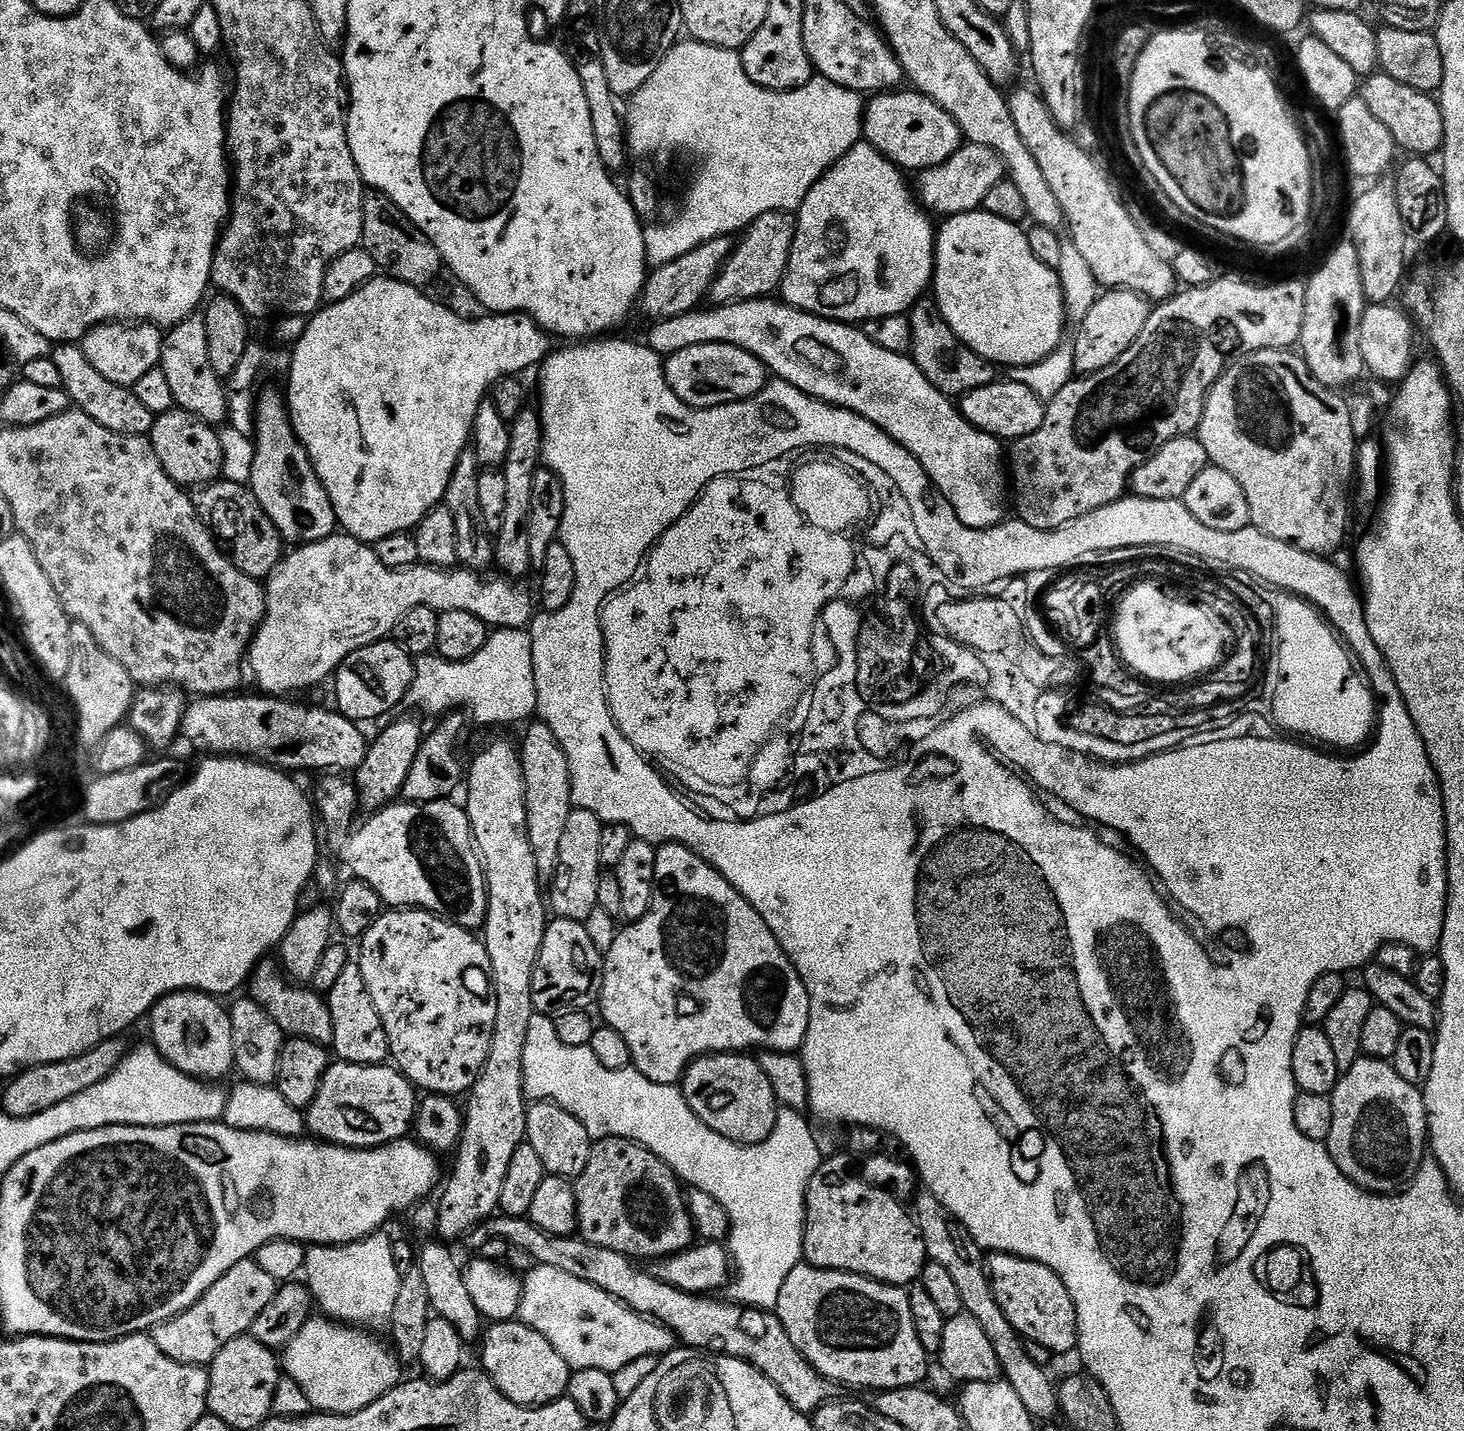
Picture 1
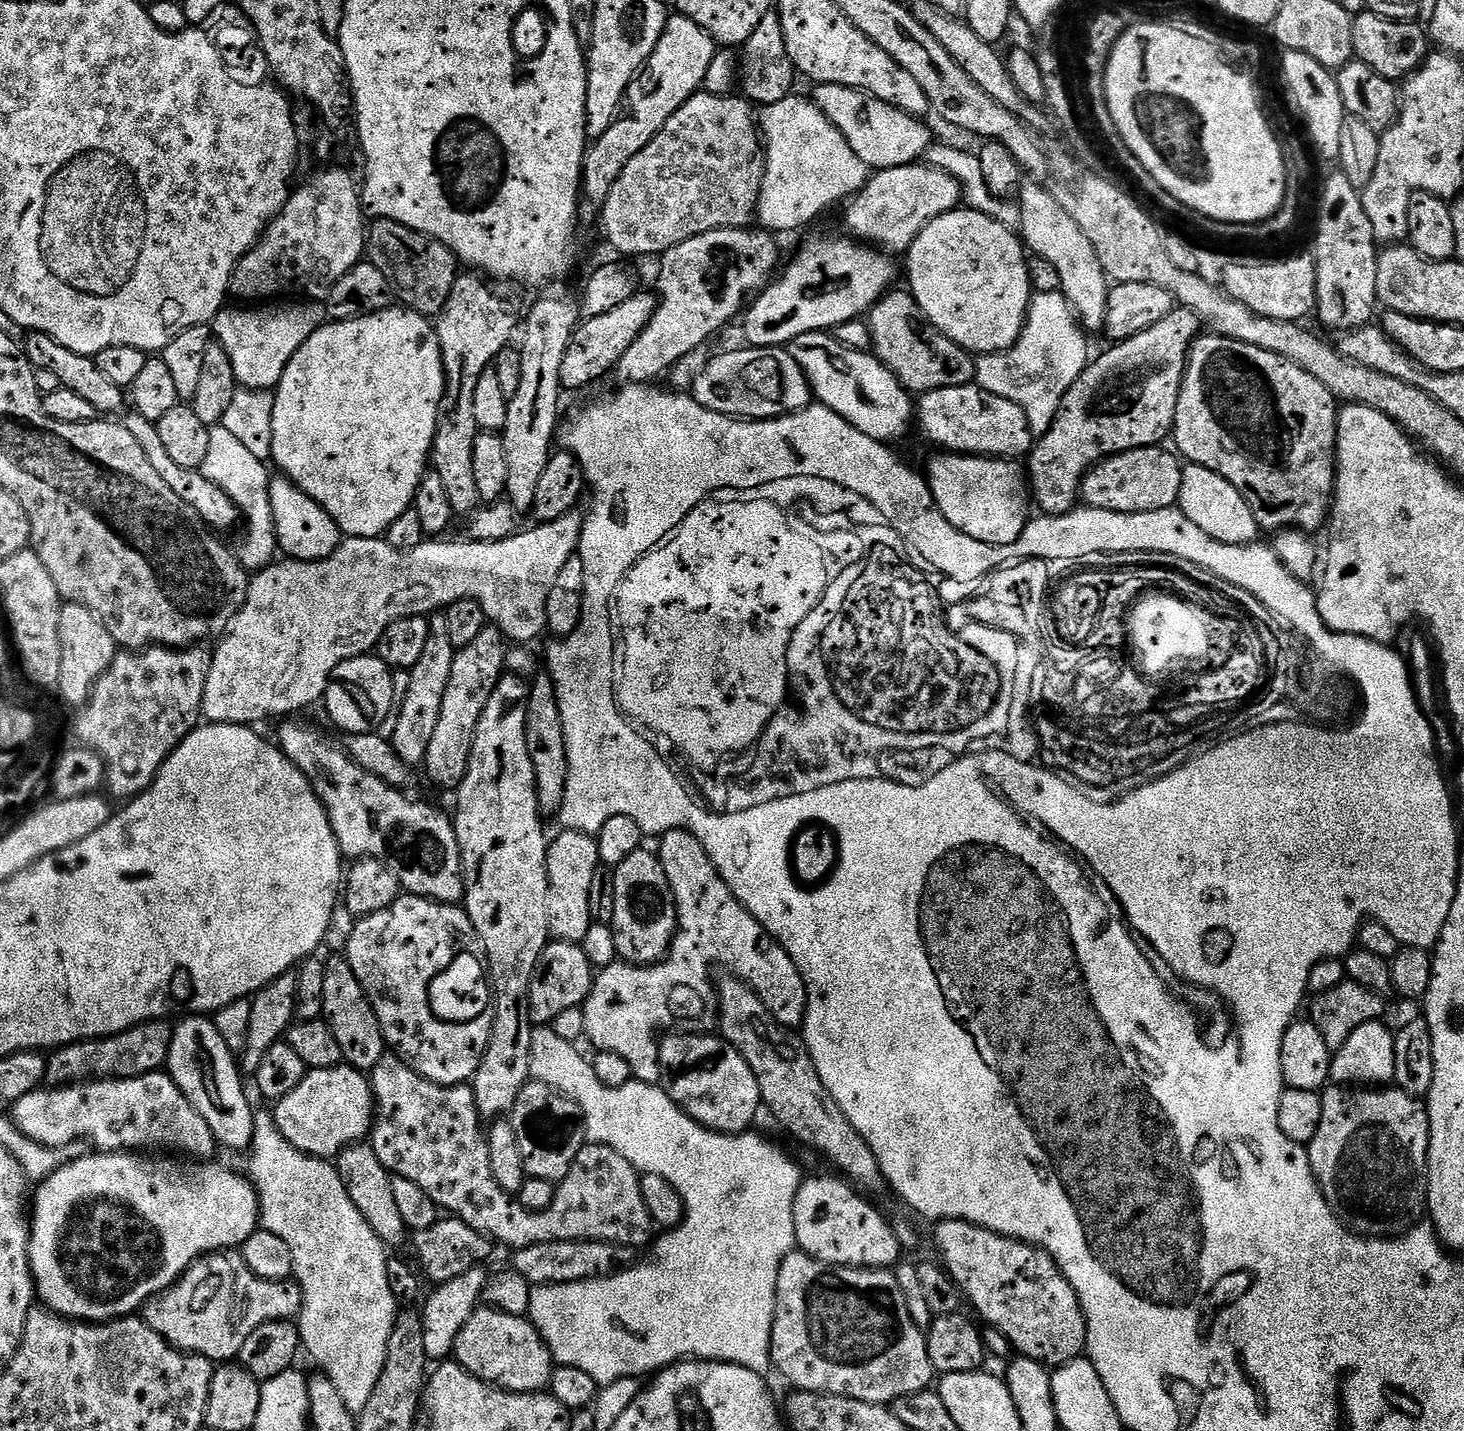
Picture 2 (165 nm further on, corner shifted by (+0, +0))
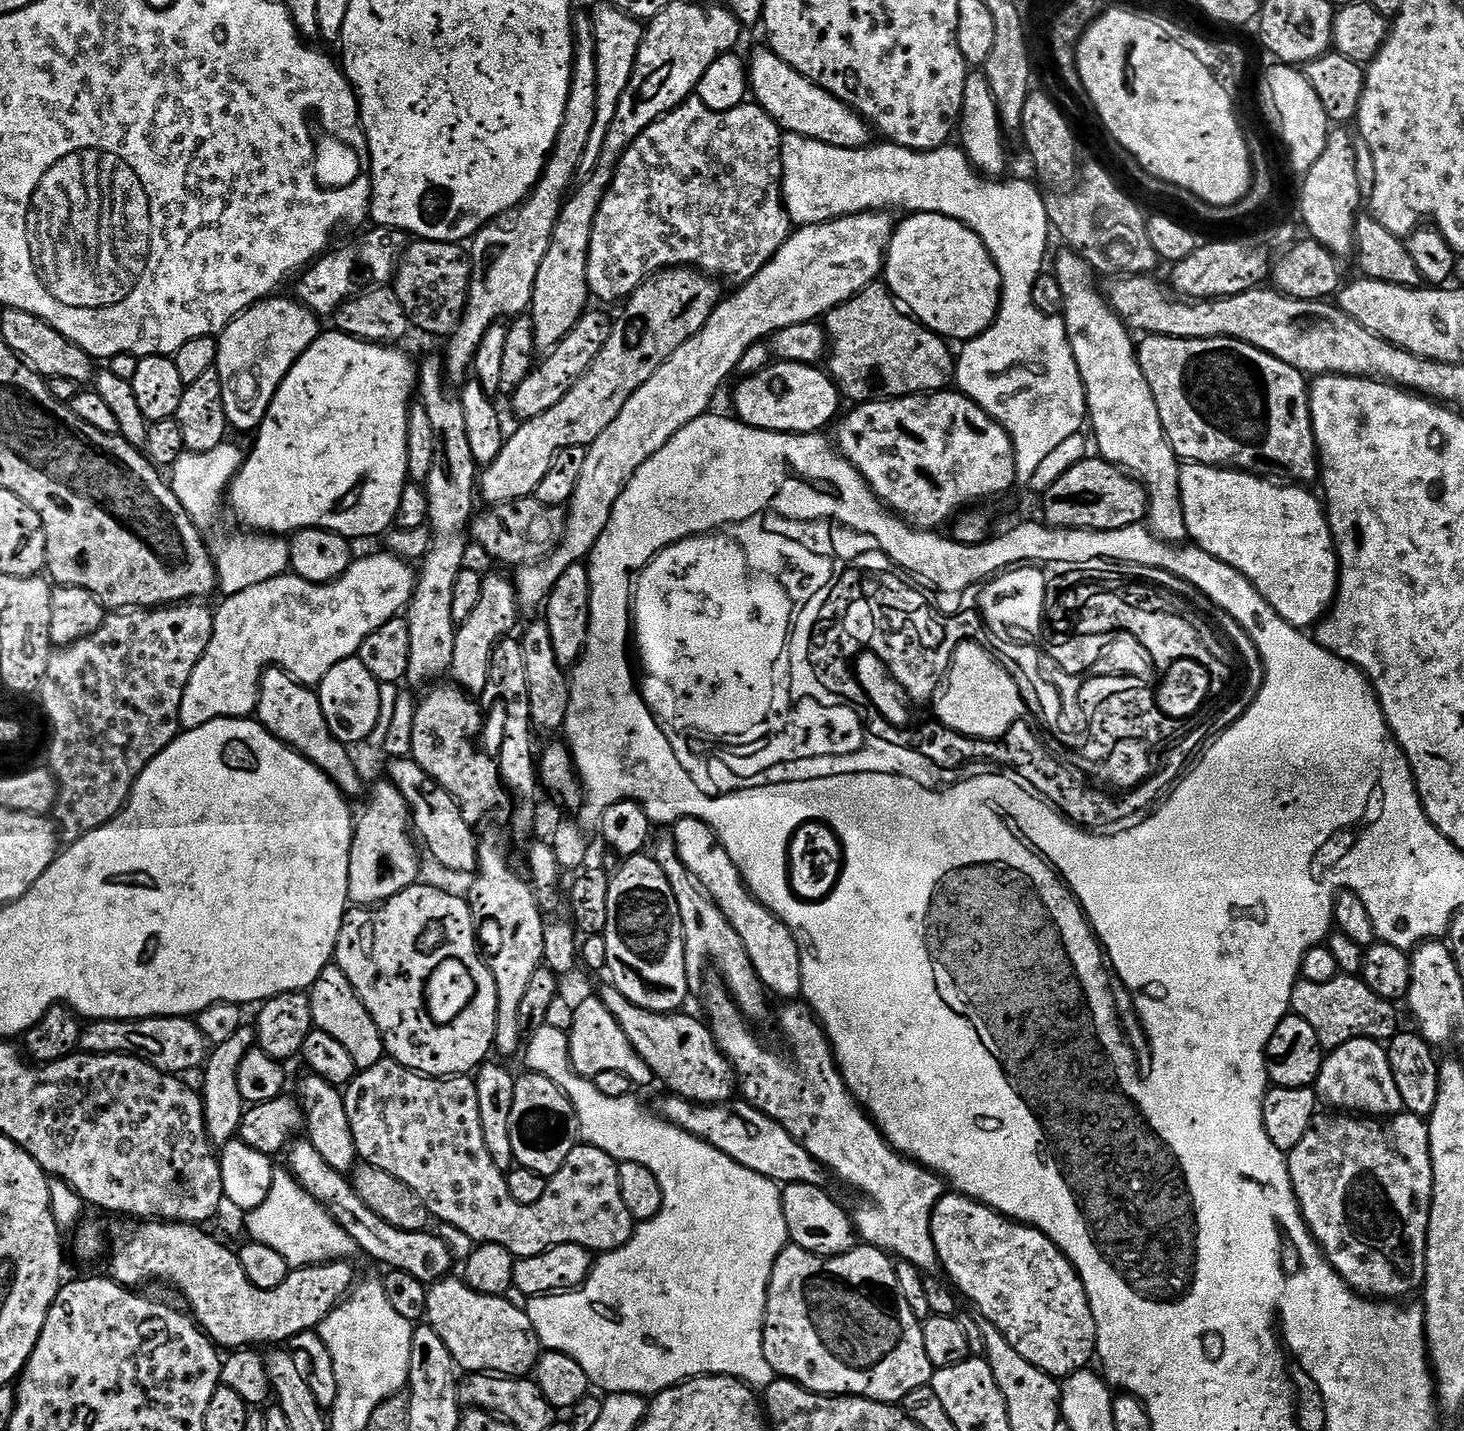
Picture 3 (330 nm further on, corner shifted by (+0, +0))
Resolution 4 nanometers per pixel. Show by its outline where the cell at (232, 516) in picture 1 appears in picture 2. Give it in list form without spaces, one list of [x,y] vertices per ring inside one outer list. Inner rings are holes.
[[[132,410],[123,417],[122,423],[126,430],[130,430],[130,434],[134,434],[135,441],[138,442],[138,446],[142,446],[142,451],[150,461],[150,466],[154,466],[154,470],[162,477],[162,482],[166,482],[166,486],[170,486],[170,490],[174,490],[174,494],[178,494],[178,498],[182,498],[182,502],[186,502],[186,506],[190,506],[190,510],[199,514],[200,521],[213,533],[228,532],[235,524],[237,527],[241,523],[242,517],[236,503],[221,488],[214,486],[204,476],[203,471],[178,466],[178,462],[174,462],[174,458],[170,458],[170,454],[166,454],[166,446],[162,446],[162,442],[158,438],[156,421],[142,418],[142,414]]]

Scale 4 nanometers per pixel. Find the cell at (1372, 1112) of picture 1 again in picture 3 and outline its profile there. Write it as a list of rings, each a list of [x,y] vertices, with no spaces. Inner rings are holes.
[[[1317,1114],[1312,1119],[1310,1130],[1306,1130],[1306,1138],[1302,1138],[1302,1142],[1298,1142],[1298,1146],[1294,1146],[1294,1150],[1287,1153],[1288,1169],[1290,1170],[1290,1182],[1294,1194],[1300,1203],[1300,1213],[1304,1215],[1304,1221],[1308,1223],[1308,1228],[1312,1232],[1316,1243],[1320,1245],[1320,1251],[1328,1257],[1328,1261],[1332,1263],[1332,1269],[1343,1278],[1354,1291],[1361,1293],[1369,1298],[1383,1298],[1388,1302],[1396,1302],[1401,1298],[1399,1296],[1408,1296],[1411,1292],[1419,1293],[1424,1286],[1424,1271],[1426,1270],[1426,1238],[1428,1237],[1428,1227],[1430,1226],[1430,1206],[1432,1205],[1432,1187],[1434,1186],[1434,1170],[1432,1169],[1432,1155],[1430,1154],[1430,1134],[1428,1133],[1427,1123],[1421,1117],[1411,1114],[1401,1114],[1391,1118],[1361,1118],[1356,1114],[1328,1114],[1332,1116],[1324,1116]]]

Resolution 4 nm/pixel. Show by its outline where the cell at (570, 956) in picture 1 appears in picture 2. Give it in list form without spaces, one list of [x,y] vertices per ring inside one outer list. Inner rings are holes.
[[[553,939],[542,950],[532,975],[528,1004],[533,1025],[551,1025],[558,1014],[581,1007],[590,994],[593,979],[594,969],[590,958],[586,958],[583,947],[579,943]]]

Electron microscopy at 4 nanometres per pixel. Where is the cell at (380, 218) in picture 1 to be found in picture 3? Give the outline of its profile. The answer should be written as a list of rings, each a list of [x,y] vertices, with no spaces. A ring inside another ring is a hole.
[[[413,239],[396,266],[394,287],[413,329],[428,336],[447,338],[460,325],[468,305],[472,258],[467,247],[437,240]]]

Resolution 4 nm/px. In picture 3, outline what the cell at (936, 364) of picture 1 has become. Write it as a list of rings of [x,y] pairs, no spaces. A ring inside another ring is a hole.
[[[877,282],[866,286],[854,298],[850,298],[844,304],[840,304],[834,310],[830,310],[827,316],[823,317],[822,323],[828,333],[829,349],[826,357],[826,368],[833,380],[836,382],[837,388],[840,390],[841,397],[845,401],[853,400],[853,405],[859,406],[868,404],[871,400],[887,400],[898,396],[918,396],[921,394],[931,394],[933,392],[943,392],[953,383],[956,374],[956,356],[951,352],[949,341],[943,336],[939,336],[937,332],[932,332],[929,328],[925,328],[919,320],[906,314],[905,309],[901,307],[895,296],[888,290],[887,283]]]

